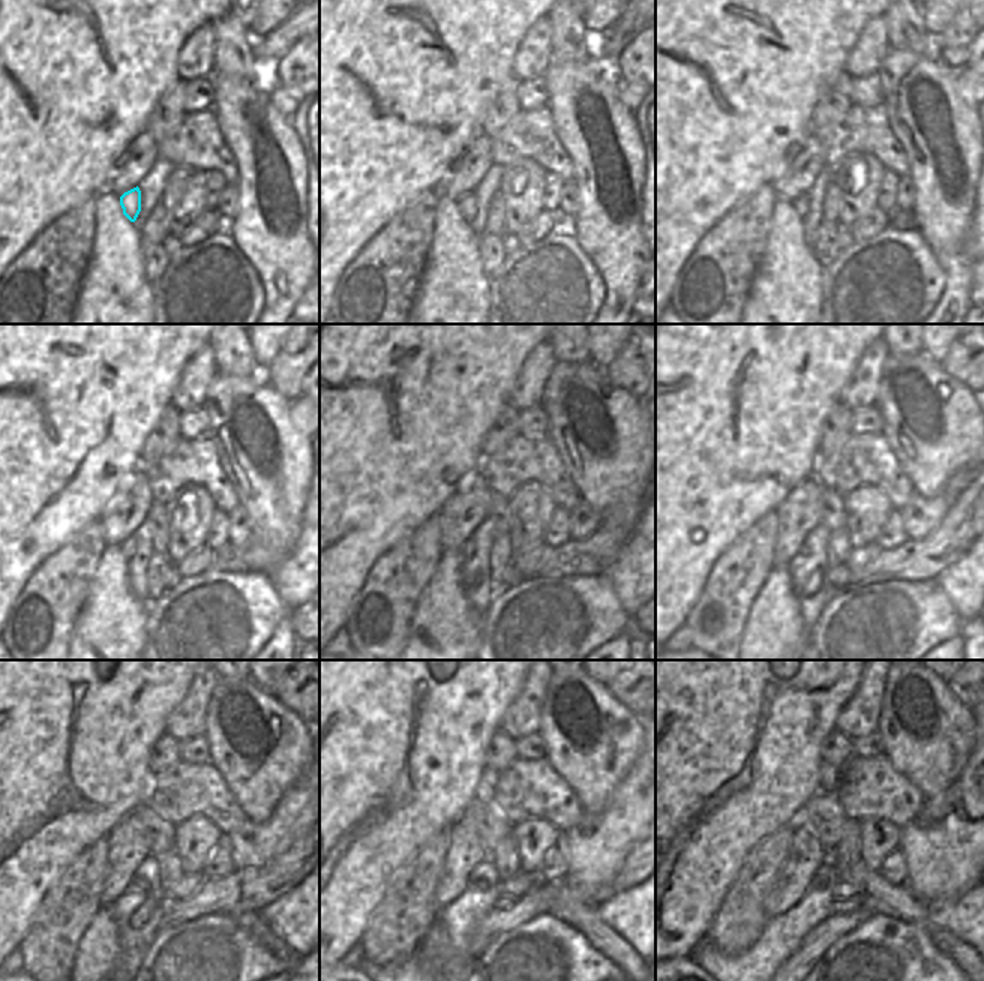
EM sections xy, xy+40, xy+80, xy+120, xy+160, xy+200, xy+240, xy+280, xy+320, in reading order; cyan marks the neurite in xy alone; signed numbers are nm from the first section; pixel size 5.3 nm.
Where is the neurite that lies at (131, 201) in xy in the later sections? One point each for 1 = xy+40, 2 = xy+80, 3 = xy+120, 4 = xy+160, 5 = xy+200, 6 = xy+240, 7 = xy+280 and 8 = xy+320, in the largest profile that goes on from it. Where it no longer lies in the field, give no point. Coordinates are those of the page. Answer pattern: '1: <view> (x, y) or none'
1: xy+40 (467, 204)
2: xy+80 (801, 204)
3: xy+120 (129, 545)
4: xy+160 (485, 536)
5: xy+200 (816, 540)
6: xy+240 (144, 882)
7: xy+280 (483, 881)
8: xy+320 (816, 906)

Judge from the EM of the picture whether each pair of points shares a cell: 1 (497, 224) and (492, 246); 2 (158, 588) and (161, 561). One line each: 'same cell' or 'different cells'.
1: different cells
2: same cell

